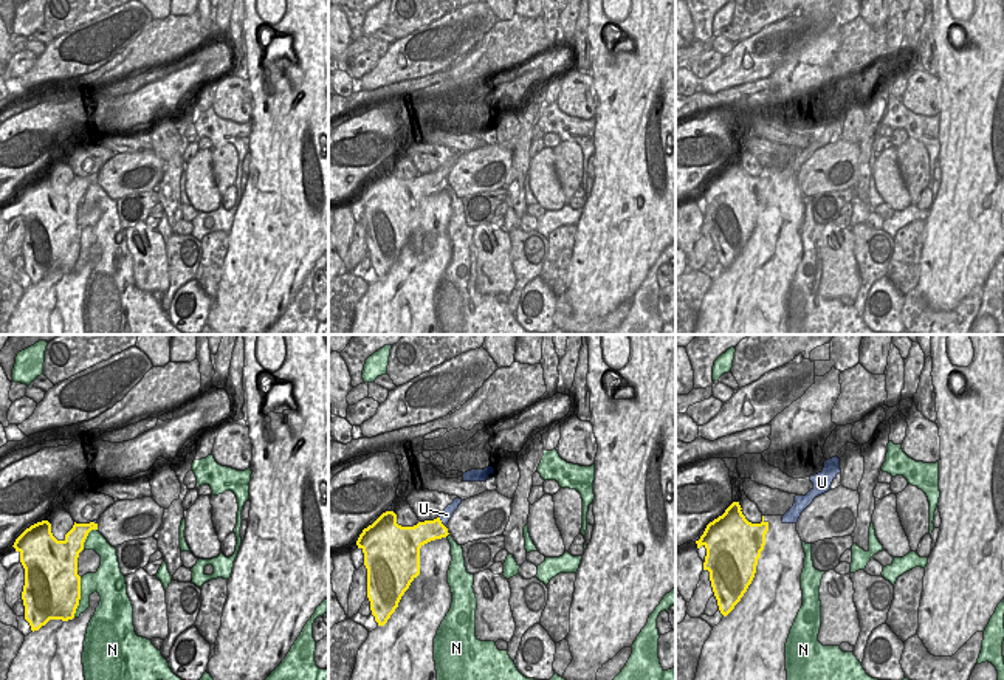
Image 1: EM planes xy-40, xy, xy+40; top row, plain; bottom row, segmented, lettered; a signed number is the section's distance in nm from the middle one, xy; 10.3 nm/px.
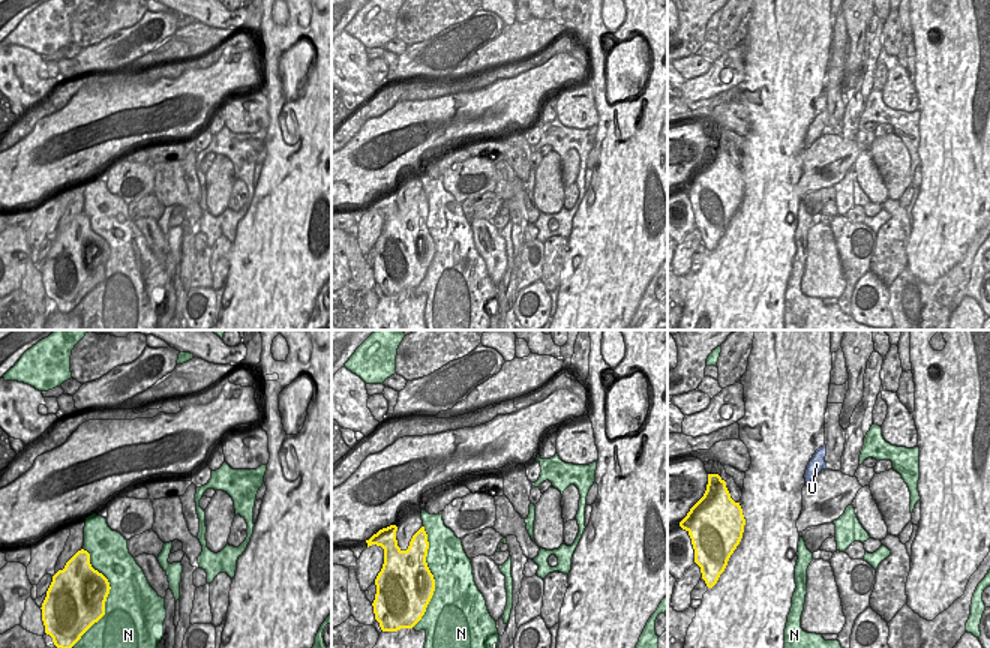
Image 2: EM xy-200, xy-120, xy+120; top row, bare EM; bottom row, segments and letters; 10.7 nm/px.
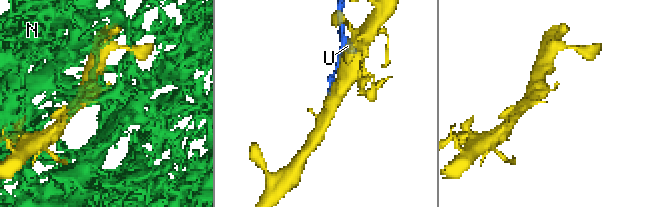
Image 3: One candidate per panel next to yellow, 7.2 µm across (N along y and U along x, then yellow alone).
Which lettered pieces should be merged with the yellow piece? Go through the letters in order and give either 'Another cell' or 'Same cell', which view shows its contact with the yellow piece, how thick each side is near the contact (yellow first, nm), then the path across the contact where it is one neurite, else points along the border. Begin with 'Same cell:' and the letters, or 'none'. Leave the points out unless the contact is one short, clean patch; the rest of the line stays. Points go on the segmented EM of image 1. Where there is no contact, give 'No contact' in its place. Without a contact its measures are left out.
Same cell: none
N: Another cell. Touches yellow in xy-40. Thickness 500 nm (yellow) against 220 nm
U: Another cell. Touches yellow in xy. Thickness 240 nm (yellow) against 120 nm. Boundary: xy (439, 516), (445, 527)

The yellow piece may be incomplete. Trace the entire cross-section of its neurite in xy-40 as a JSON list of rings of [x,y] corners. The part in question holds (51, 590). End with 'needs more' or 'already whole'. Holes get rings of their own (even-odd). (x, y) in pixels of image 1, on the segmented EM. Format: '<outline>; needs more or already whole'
[[[48,520],[26,528],[14,542],[25,568],[22,599],[25,620],[31,630],[39,630],[50,620],[74,618],[81,599],[81,576],[77,558],[84,542],[98,524],[76,524],[57,541]]]; already whole

